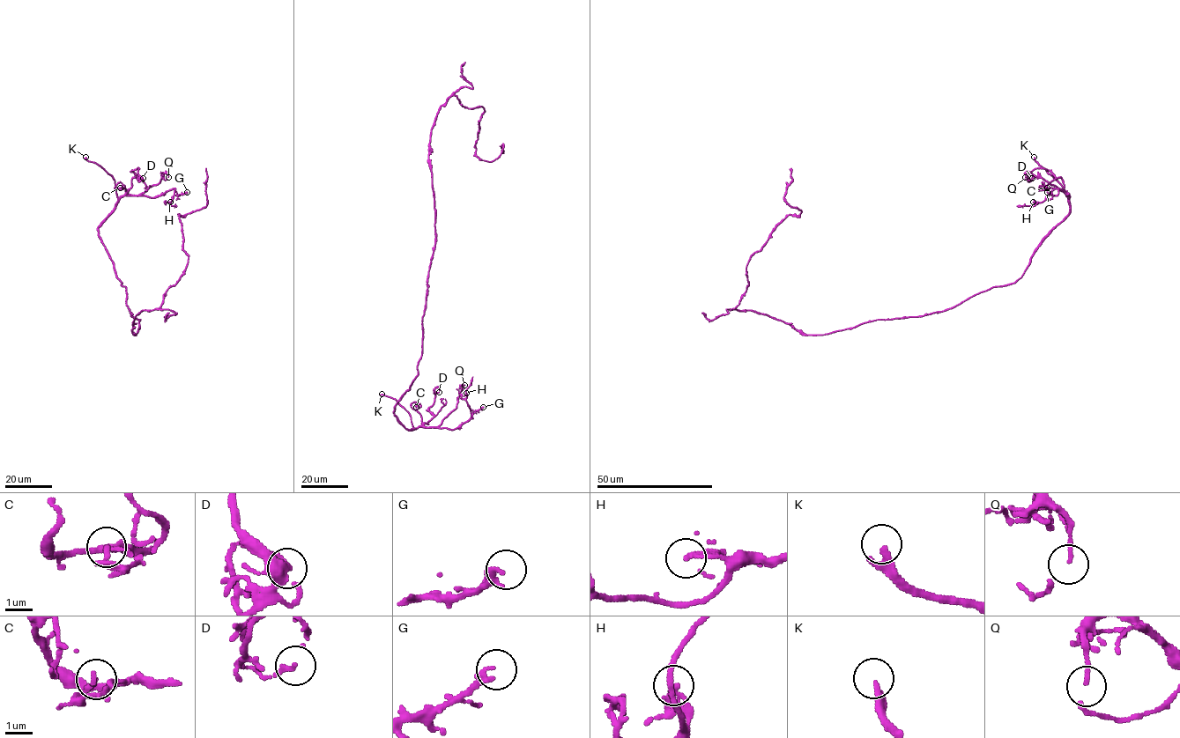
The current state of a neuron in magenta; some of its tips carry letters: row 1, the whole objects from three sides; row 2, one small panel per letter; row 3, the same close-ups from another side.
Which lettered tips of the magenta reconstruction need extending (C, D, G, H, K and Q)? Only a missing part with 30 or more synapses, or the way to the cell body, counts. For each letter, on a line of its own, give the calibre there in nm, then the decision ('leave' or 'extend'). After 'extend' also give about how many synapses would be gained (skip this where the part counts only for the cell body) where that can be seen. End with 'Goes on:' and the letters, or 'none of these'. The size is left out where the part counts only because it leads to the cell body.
C: 240 nm | leave
D: 170 nm | leave
G: 200 nm | leave
H: 150 nm | leave
K: 280 nm | extend
Q: 100 nm | leave
Goes on: K

